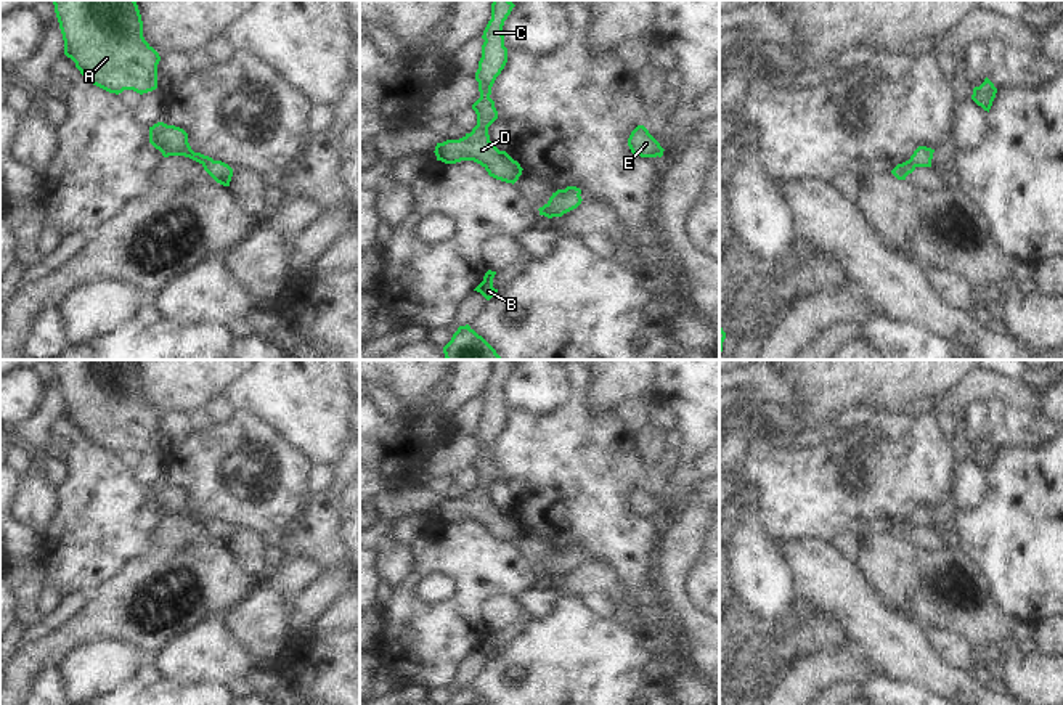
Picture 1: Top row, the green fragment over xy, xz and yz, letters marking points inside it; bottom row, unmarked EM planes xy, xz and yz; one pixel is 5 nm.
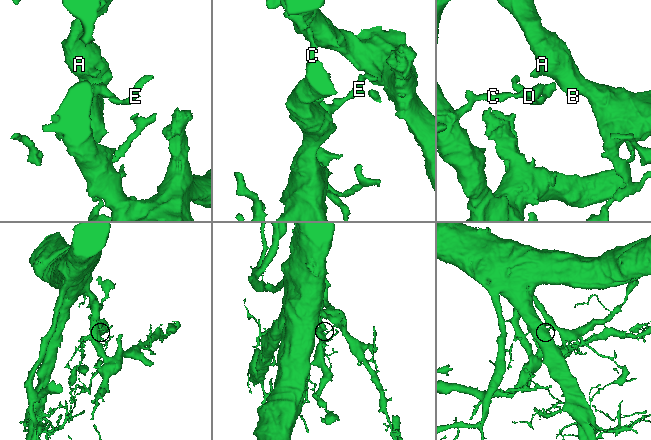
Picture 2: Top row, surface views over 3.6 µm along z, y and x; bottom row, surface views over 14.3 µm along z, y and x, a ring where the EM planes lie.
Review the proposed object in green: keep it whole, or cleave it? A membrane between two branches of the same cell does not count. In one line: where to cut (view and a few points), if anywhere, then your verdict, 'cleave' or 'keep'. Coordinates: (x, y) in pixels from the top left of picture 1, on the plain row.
no cut; keep

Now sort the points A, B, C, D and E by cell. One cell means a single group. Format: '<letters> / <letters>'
A B C D E

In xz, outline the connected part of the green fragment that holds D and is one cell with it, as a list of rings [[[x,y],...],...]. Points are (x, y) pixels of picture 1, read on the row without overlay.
[[[493,360],[491,363],[491,379],[482,395],[485,401],[475,432],[480,458],[472,464],[472,469],[477,474],[477,485],[459,499],[437,503],[434,511],[437,520],[445,524],[474,520],[480,524],[490,536],[512,544],[519,540],[523,528],[506,511],[499,511],[490,501],[488,487],[498,479],[498,471],[490,454],[496,437],[507,422],[503,385],[514,366],[511,360]]]

